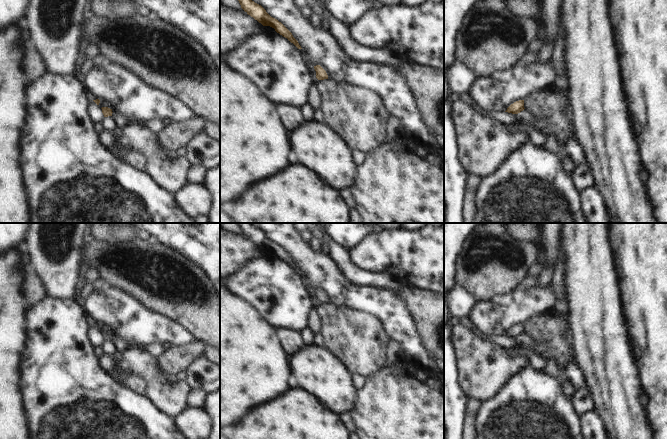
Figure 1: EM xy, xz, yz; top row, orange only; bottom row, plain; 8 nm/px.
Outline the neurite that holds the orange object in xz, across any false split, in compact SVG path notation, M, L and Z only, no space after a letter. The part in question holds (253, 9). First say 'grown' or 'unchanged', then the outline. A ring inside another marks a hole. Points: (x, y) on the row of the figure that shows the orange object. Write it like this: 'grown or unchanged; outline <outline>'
unchanged; outline M238 0L241 8L263 26L270 26L275 29L277 33L287 38L298 49L302 49L298 41L293 37L292 33L277 19L271 17L266 10L259 4L252 0Z

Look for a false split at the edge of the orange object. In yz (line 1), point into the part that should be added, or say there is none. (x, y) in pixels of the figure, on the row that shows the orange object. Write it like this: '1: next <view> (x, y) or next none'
1: next none

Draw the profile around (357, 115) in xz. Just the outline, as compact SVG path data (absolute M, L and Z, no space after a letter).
M318 80L324 123L337 133L350 149L373 151L385 142L385 124L390 116L380 97L369 89Z

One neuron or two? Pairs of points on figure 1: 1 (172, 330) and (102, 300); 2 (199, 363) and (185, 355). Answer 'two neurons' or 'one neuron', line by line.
1: one neuron
2: two neurons

